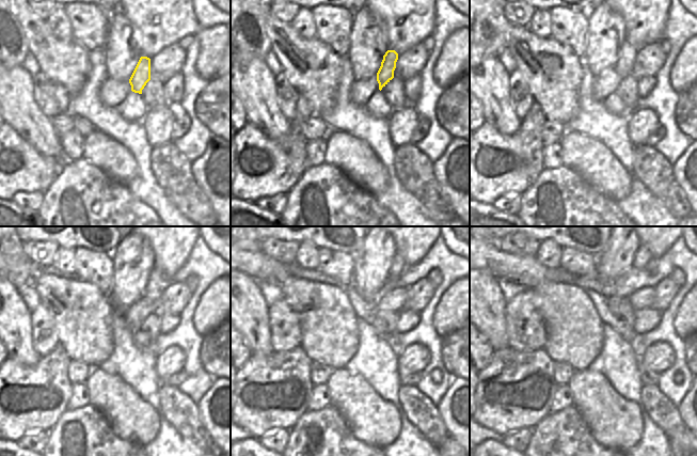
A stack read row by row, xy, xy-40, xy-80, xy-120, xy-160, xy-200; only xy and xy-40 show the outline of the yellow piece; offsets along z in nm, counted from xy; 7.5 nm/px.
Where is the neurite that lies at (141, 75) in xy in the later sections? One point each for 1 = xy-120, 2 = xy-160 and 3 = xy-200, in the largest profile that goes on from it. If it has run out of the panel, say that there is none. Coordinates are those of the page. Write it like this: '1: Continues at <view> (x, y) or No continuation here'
1: Continues at xy-120 (156, 284)
2: Continues at xy-160 (398, 266)
3: Continues at xy-200 (642, 257)

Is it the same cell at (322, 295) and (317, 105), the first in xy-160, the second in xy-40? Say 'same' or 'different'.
same

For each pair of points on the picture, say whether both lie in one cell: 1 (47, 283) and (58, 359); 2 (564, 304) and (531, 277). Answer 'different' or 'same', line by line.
1: different
2: different

